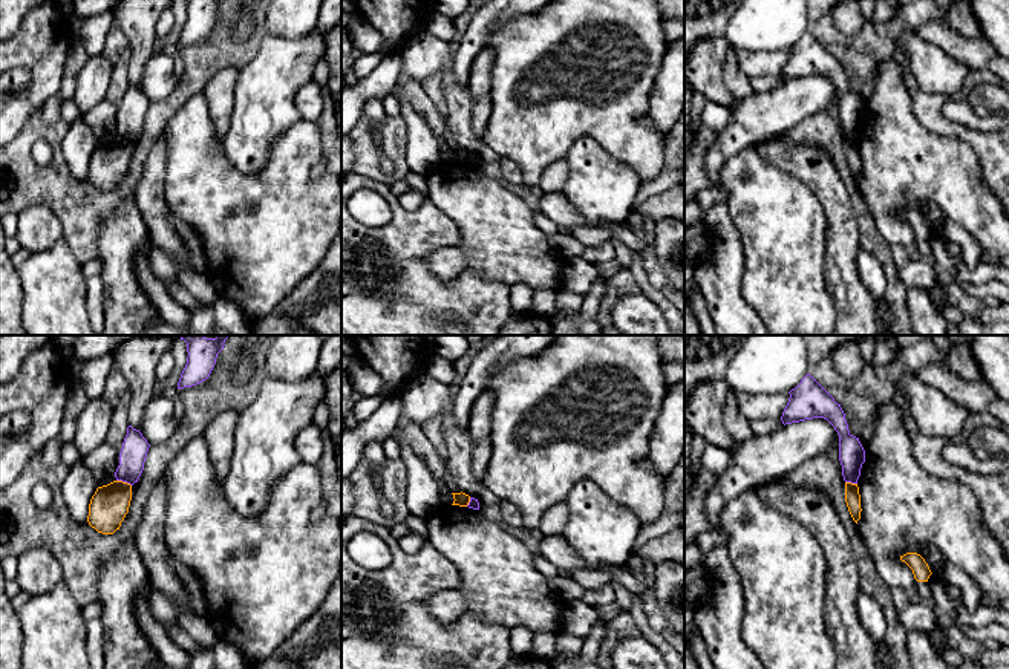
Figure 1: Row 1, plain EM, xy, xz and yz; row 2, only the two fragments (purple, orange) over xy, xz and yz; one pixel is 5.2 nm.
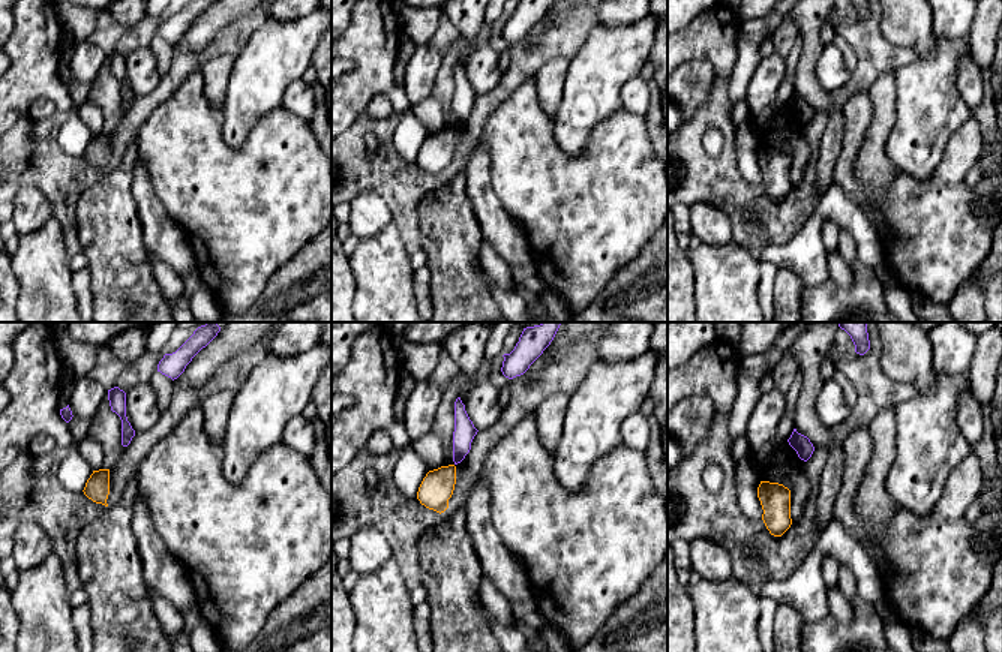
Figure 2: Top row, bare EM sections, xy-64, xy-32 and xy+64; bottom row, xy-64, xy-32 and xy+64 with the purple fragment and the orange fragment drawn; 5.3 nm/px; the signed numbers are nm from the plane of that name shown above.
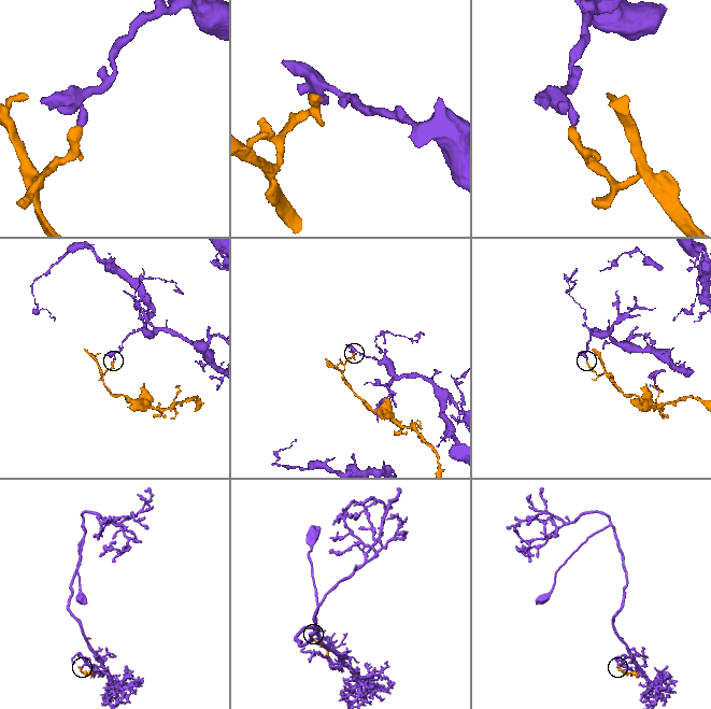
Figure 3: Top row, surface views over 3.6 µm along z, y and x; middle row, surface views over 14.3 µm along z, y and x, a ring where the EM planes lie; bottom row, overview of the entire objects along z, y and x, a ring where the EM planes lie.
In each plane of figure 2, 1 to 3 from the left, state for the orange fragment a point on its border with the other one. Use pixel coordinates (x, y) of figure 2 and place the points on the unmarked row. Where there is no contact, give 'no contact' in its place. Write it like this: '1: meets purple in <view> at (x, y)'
1: no contact
2: no contact
3: no contact

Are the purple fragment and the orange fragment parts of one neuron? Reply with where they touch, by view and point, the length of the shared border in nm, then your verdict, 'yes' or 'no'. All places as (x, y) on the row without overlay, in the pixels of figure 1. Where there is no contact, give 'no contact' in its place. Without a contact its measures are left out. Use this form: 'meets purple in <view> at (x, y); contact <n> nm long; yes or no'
meets purple in xy at (124, 138); contact 90 nm long; no

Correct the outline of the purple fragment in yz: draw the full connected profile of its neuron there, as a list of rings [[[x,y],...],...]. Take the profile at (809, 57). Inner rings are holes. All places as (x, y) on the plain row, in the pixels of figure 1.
[[[810,31],[789,51],[790,55],[781,73],[782,81],[813,75],[827,77],[839,92],[839,118],[844,138],[857,141],[865,119],[865,107],[859,95],[850,90],[841,61]]]

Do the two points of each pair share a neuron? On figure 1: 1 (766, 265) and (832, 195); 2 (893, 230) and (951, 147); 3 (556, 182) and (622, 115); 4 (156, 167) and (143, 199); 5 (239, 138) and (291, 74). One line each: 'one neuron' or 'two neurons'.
1: two neurons
2: one neuron
3: two neurons
4: one neuron
5: one neuron

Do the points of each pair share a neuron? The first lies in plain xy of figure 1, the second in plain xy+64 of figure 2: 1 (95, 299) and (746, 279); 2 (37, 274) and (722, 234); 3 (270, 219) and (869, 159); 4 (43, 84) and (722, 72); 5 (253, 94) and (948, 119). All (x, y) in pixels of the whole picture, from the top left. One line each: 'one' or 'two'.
1: two
2: two
3: two
4: one
5: one

